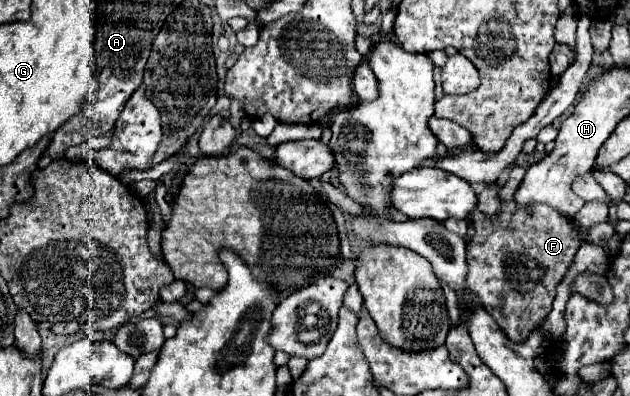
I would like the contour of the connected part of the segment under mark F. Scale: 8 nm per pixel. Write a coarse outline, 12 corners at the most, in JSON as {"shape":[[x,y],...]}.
{"shape":[[550,206],[470,214],[466,284],[512,342],[552,308],[580,240],[606,246]]}

